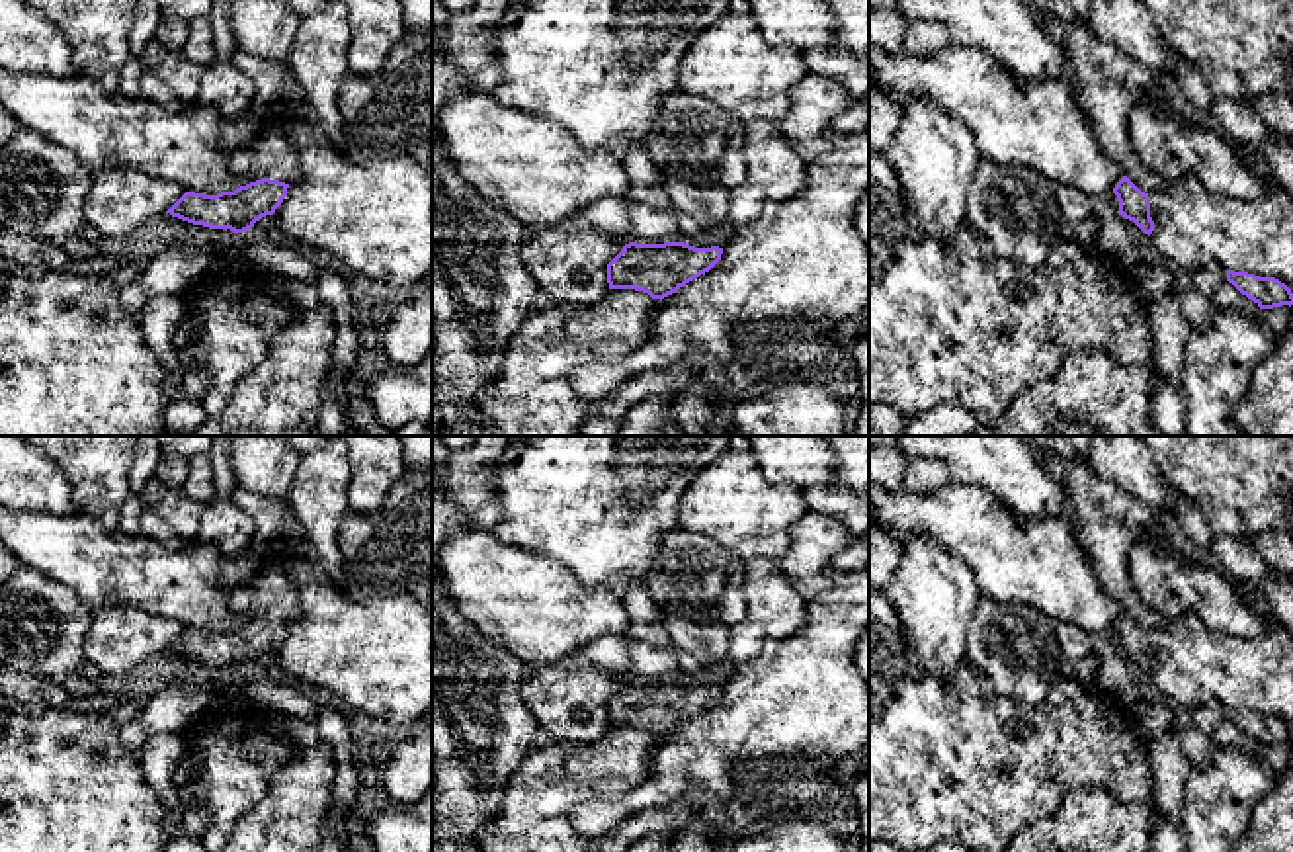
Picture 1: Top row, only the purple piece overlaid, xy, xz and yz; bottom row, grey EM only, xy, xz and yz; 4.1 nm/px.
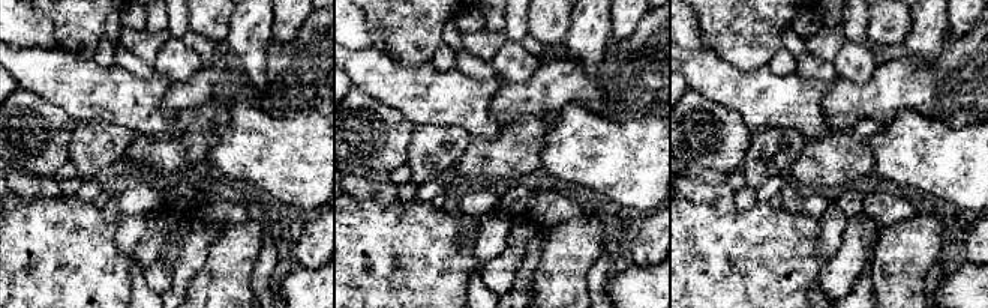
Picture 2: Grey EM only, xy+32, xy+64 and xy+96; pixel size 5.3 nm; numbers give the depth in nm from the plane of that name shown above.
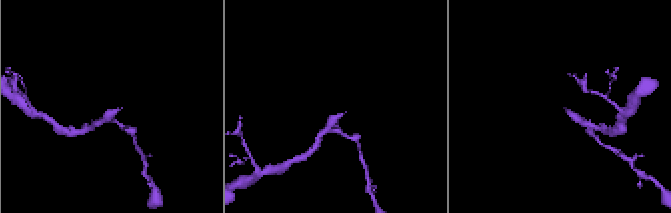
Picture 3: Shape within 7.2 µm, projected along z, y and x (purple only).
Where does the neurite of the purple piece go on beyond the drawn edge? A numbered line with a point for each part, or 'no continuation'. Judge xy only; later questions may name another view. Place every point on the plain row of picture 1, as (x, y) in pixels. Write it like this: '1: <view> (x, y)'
1: xy (272, 593)

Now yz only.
1: yz (1108, 520)

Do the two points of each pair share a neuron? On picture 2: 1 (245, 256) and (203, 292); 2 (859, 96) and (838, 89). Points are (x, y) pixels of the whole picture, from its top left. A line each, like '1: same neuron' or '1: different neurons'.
1: same neuron
2: same neuron

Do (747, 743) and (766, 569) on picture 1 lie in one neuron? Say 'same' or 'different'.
different

